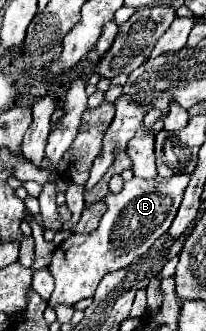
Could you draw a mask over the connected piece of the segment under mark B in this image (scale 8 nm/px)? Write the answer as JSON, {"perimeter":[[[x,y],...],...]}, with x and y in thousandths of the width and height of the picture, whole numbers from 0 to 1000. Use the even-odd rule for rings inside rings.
{"perimeter":[[[917,526],[752,544],[694,544],[646,532],[626,550],[597,556],[587,580],[519,580],[519,640],[500,647],[481,689],[442,707],[345,707],[306,737],[277,743],[238,798],[238,816],[267,840],[267,876],[238,900],[238,924],[354,924],[403,900],[442,900],[461,888],[461,864],[481,864],[490,840],[519,822],[617,810],[655,779],[694,773],[733,749],[752,719],[820,695],[917,538]]]}

